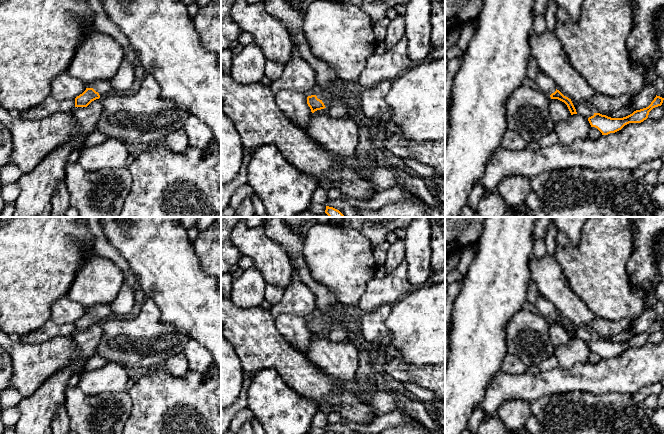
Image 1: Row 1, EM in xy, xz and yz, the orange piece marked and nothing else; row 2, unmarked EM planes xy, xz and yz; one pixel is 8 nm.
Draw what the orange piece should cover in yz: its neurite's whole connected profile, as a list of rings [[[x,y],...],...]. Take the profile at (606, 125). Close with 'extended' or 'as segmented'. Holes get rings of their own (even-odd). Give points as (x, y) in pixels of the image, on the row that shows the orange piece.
[[[657,96],[651,104],[643,109],[636,110],[632,114],[623,118],[611,118],[600,113],[594,113],[593,116],[588,118],[591,127],[597,128],[602,135],[608,135],[621,130],[629,123],[641,123],[648,118],[649,112],[658,106],[661,106],[664,98]]]; as segmented

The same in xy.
[[[97,80],[75,98],[75,107],[87,107],[92,101],[112,93],[112,80]]]; extended

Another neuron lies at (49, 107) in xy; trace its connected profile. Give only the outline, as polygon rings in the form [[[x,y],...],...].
[[[49,95],[42,103],[21,112],[21,118],[30,120],[42,120],[55,114],[69,113],[75,107],[75,99],[58,101]]]

